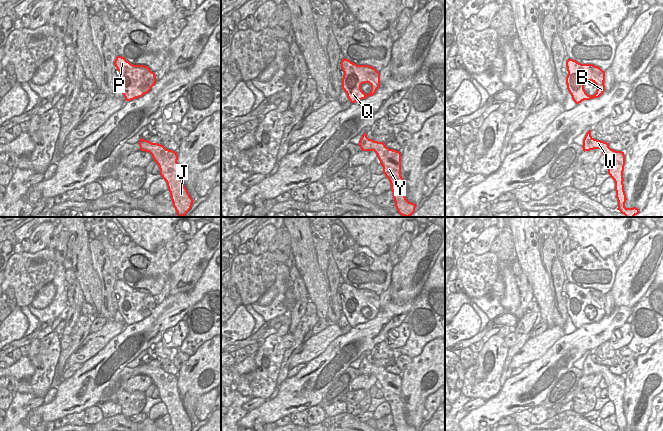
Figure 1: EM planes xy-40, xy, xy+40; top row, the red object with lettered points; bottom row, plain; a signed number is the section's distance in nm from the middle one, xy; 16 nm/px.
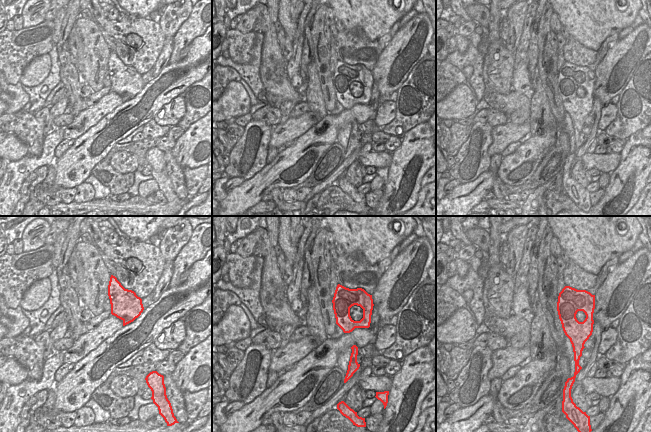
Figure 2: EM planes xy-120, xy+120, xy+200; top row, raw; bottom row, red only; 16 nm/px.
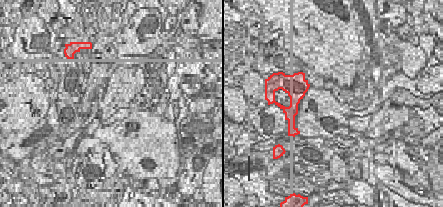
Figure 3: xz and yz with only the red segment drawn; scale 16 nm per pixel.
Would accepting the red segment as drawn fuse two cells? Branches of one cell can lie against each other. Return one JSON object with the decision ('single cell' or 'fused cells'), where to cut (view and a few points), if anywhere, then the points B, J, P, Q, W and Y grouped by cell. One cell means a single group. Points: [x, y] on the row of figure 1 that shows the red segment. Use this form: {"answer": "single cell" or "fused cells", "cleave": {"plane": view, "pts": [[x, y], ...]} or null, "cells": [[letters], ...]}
{"answer": "single cell", "cleave": null, "cells": [["B", "J", "P", "Q", "W", "Y"]]}

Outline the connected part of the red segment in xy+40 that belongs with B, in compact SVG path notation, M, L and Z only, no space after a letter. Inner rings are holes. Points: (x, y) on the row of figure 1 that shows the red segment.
M573 59L566 61L568 75L566 84L573 101L576 104L584 100L599 98L605 91L605 71L593 64L581 64ZM592 81L595 83L597 90L594 95L588 95L584 89L586 82Z

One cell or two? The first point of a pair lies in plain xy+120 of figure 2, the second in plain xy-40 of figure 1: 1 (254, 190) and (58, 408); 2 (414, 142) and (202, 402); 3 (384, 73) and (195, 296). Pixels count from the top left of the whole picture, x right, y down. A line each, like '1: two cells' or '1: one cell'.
1: one cell
2: two cells
3: two cells

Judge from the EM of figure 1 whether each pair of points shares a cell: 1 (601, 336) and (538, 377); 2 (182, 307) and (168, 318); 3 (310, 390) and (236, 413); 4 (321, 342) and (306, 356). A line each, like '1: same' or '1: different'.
1: same
2: same
3: different
4: same

